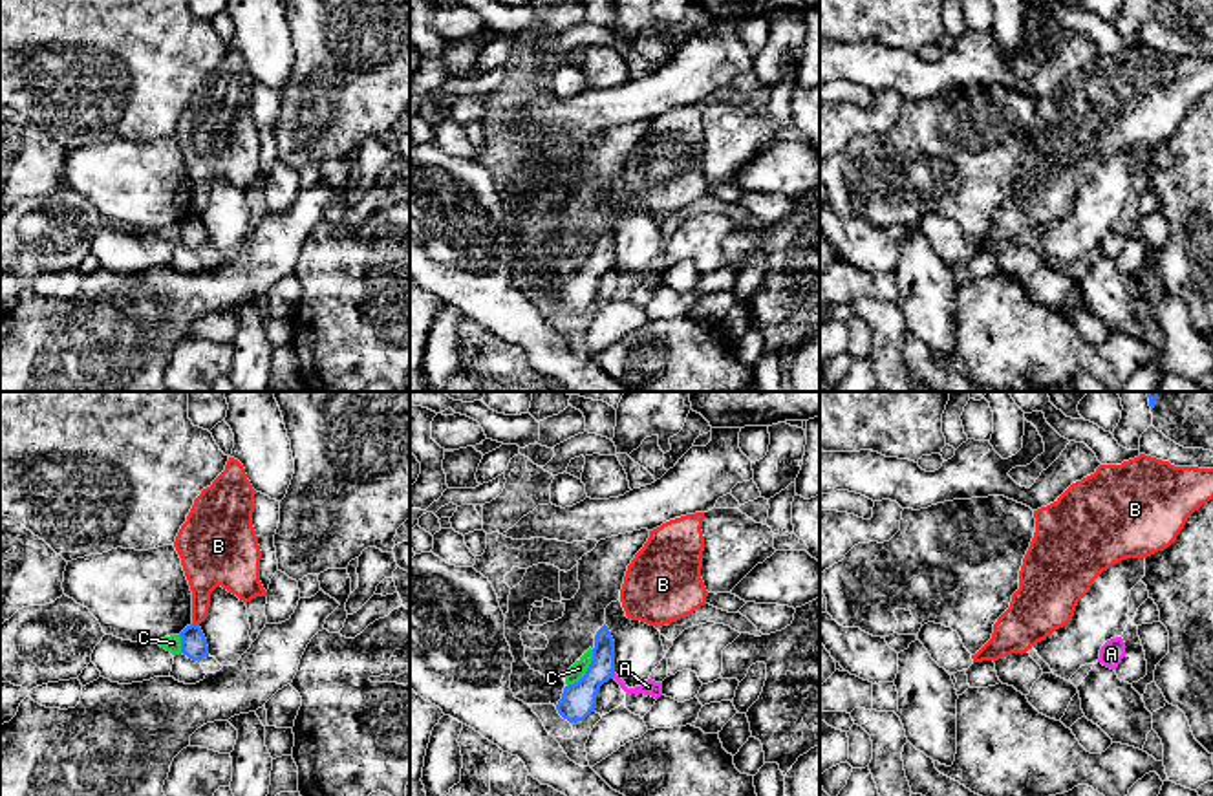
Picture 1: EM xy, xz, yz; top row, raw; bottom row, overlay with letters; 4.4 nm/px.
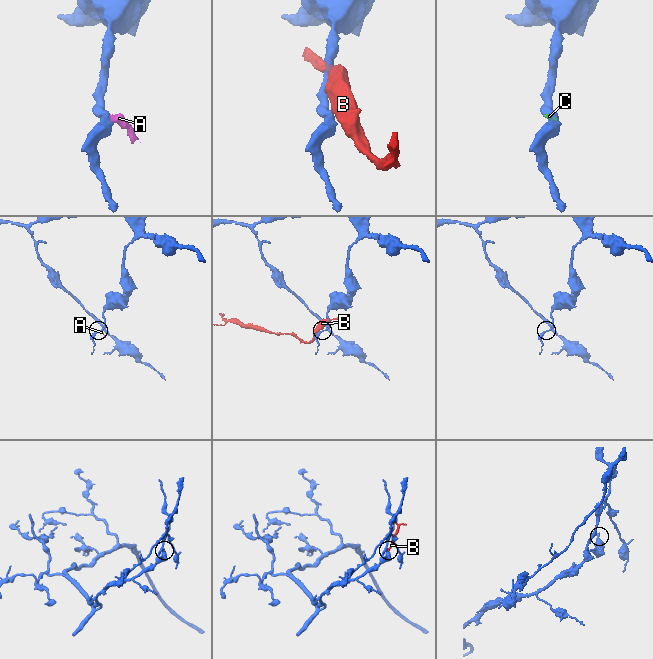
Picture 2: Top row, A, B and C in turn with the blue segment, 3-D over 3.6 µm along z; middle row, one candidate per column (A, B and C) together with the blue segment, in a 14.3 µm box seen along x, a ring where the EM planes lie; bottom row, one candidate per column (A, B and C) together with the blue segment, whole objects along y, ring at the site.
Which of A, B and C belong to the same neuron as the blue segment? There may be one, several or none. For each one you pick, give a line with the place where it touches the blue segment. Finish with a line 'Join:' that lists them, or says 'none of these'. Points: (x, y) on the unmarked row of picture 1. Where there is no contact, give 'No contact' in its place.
Join: none of these

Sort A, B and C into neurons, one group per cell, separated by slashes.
A C / B

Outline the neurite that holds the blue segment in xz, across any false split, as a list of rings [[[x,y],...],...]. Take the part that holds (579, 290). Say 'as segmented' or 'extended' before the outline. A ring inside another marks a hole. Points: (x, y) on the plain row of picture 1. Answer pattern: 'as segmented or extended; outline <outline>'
as segmented; outline [[[604,214],[595,225],[593,251],[585,265],[564,278],[556,295],[558,304],[569,313],[584,311],[596,298],[596,284],[615,265],[615,231]]]

